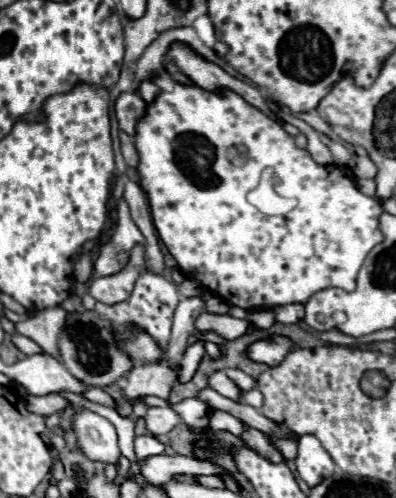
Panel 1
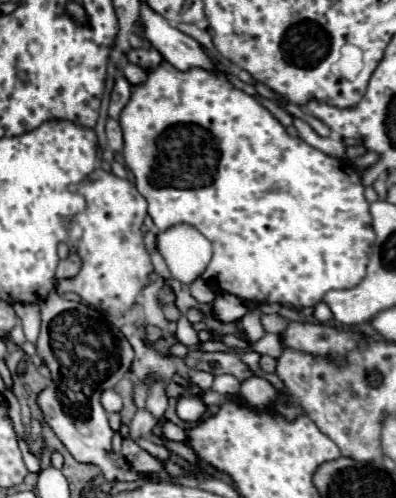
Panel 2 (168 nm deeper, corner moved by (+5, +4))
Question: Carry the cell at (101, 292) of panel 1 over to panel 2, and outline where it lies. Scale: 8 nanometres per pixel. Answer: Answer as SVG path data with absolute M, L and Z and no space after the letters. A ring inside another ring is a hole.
M102 168L90 172L90 176L72 186L72 190L86 198L86 208L68 222L68 244L76 248L76 254L82 258L82 266L76 276L58 280L56 292L60 296L74 292L88 306L110 316L122 316L136 304L154 270L140 230L148 208L146 198L128 178L118 178Z

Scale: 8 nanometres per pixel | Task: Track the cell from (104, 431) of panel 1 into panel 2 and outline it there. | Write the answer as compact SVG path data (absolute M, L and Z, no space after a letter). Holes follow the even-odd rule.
M56 292L40 304L40 320L42 328L36 340L36 352L52 374L50 386L46 386L36 398L36 404L44 414L44 422L52 428L74 460L100 466L108 482L136 482L140 474L132 472L110 448L114 432L108 424L108 414L100 404L100 394L128 374L134 358L132 346L100 310L82 302L64 300Z

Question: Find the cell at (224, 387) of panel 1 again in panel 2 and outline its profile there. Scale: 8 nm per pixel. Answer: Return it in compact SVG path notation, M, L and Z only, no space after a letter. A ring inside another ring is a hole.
M192 372L190 374L190 382L192 384L196 384L198 388L202 388L202 390L210 390L212 388L212 380L214 380L214 376L212 374L208 374L208 372Z

